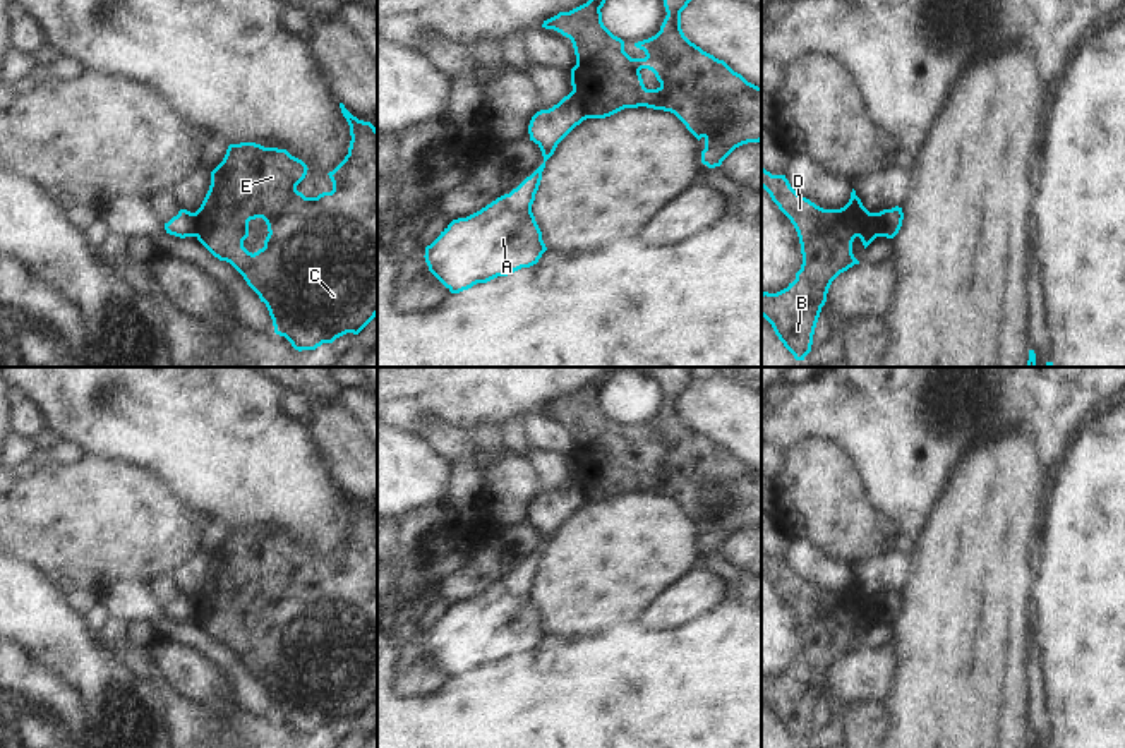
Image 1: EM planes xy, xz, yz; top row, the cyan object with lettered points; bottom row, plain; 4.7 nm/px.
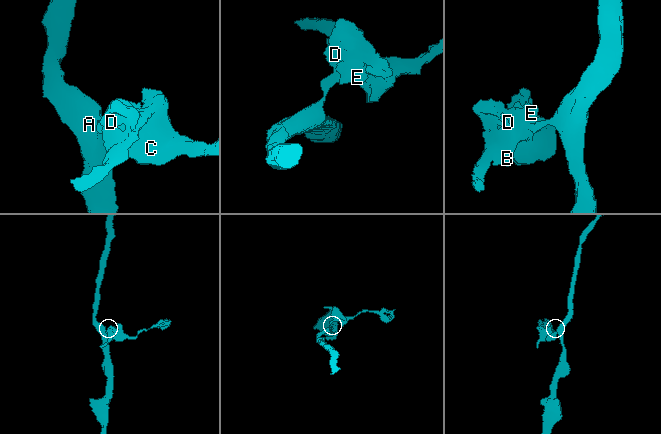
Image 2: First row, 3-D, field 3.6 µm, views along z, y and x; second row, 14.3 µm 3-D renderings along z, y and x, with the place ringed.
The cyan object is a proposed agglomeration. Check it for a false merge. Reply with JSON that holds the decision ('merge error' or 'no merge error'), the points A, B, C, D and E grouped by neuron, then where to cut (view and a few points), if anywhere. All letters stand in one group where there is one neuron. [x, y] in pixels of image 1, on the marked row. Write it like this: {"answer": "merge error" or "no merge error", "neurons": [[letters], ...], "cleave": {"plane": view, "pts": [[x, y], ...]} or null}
{"answer": "merge error", "neurons": [["A"], ["B", "C", "D", "E"]], "cleave": {"plane": "yz", "pts": [[887, 210], [873, 222], [875, 235]]}}

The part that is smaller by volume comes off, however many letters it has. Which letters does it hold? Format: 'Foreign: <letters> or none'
Foreign: B, C, D, E.

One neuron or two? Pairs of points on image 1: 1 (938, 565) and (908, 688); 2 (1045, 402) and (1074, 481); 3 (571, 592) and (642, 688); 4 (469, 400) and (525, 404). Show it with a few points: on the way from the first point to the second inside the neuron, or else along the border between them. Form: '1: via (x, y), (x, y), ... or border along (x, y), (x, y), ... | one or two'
1: via (938, 596), (938, 657) | one
2: border along (1084, 422), (1069, 448), (1065, 462), (1057, 470) | two
3: border along (638, 620), (566, 640) | two
4: via (482, 400), (511, 400) | one

